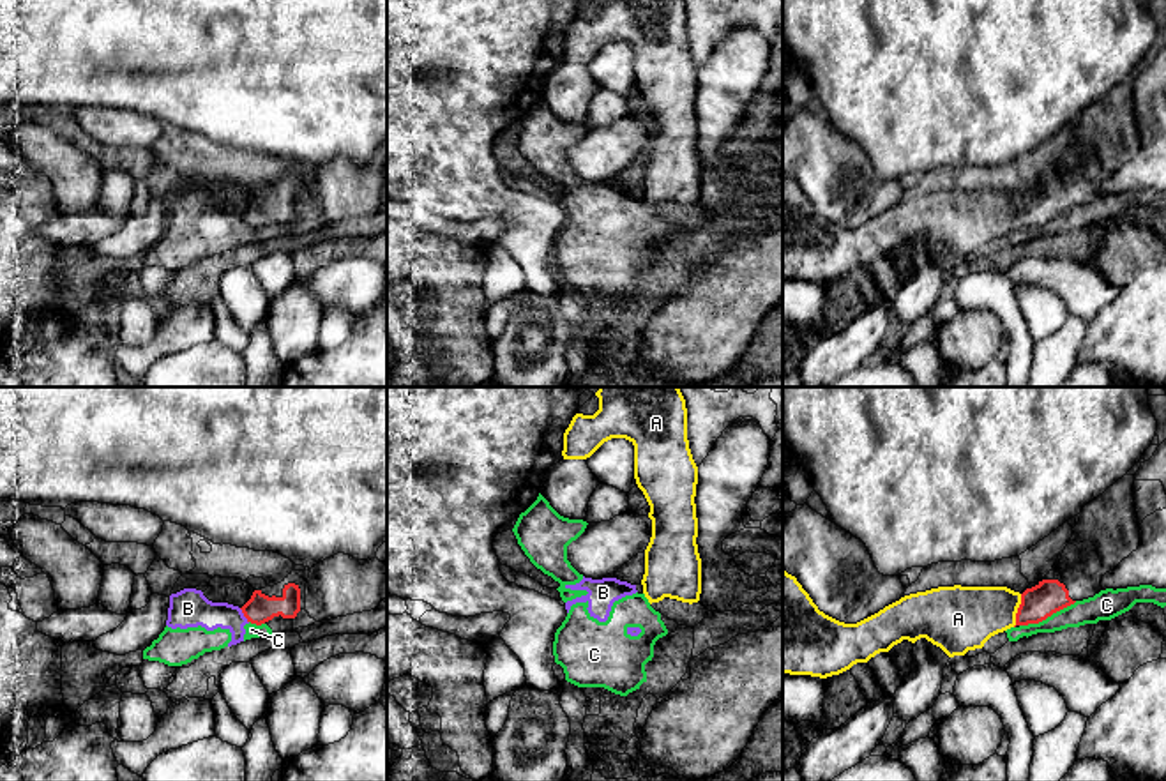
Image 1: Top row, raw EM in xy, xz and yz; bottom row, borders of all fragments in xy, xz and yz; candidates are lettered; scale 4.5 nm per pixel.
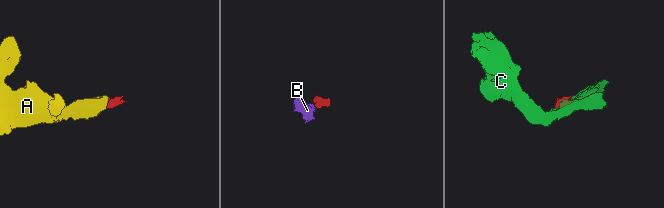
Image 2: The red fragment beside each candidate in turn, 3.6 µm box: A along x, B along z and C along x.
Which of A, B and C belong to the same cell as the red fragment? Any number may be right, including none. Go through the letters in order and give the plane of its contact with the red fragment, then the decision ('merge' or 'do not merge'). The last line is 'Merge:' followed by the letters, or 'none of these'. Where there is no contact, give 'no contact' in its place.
A: contact in yz; merge
B: contact in xy; do not merge
C: contact in yz; do not merge
Merge: A

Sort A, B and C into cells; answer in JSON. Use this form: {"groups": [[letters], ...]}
{"groups": [["A"], ["B", "C"]]}

